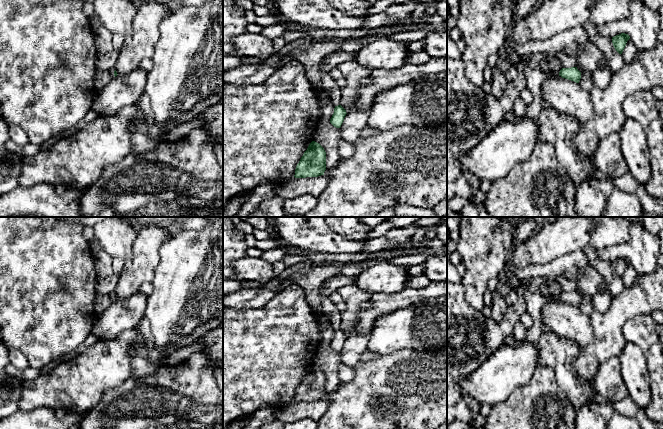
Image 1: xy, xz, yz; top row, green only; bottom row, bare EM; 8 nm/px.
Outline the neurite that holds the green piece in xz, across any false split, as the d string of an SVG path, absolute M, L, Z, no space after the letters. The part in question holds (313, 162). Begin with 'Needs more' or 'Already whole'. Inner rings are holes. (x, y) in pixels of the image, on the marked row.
Already whole. M312 141L295 169L295 178L318 177L326 170L326 152L317 142Z

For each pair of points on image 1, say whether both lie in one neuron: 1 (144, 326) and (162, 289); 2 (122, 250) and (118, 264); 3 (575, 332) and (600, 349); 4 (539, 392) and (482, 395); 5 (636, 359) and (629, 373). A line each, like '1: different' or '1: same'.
1: different
2: different
3: different
4: different
5: same

